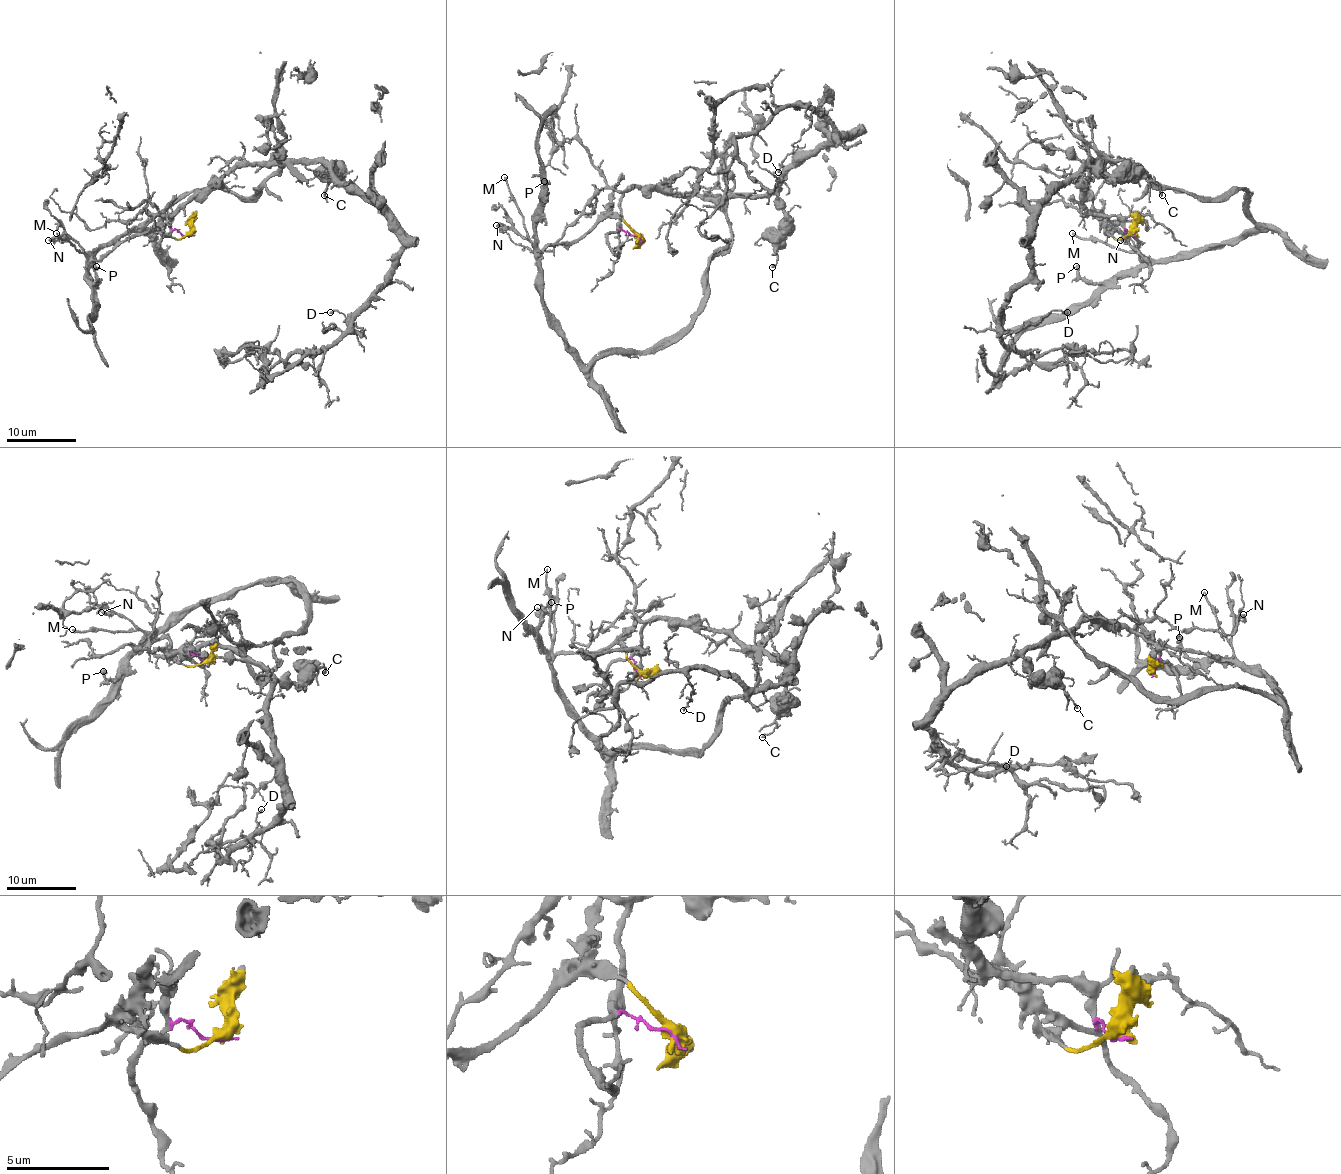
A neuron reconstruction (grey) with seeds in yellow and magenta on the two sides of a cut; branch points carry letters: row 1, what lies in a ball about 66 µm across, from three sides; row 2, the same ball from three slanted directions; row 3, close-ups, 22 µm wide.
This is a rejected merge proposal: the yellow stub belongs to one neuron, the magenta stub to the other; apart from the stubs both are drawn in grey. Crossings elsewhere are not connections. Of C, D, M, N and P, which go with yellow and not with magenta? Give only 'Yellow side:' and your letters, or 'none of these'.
Yellow side: M, N, P

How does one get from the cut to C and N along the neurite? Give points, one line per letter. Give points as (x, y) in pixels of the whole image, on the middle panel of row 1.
C: (637, 237), (618, 226), (622, 195), (634, 188), (714, 198), (774, 195), (784, 214), (772, 267)
N: (637, 237), (622, 219), (599, 219), (578, 239), (547, 244), (538, 251), (517, 233), (496, 225)

